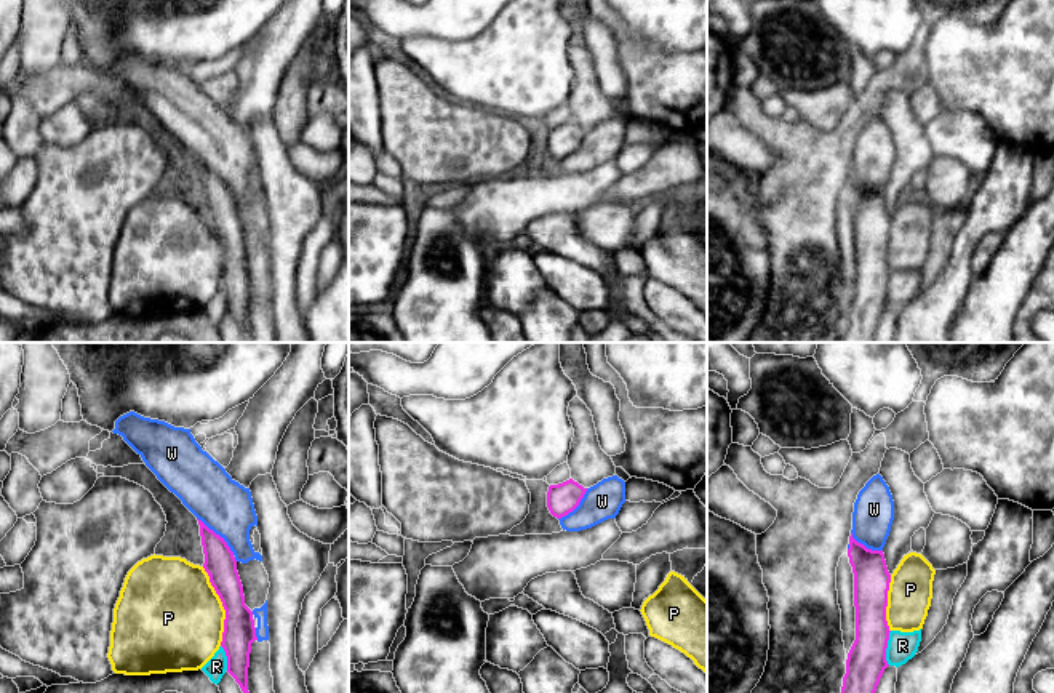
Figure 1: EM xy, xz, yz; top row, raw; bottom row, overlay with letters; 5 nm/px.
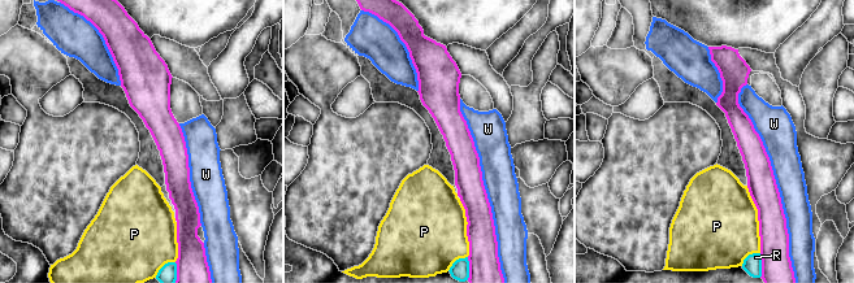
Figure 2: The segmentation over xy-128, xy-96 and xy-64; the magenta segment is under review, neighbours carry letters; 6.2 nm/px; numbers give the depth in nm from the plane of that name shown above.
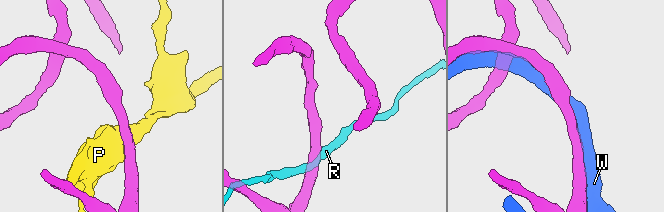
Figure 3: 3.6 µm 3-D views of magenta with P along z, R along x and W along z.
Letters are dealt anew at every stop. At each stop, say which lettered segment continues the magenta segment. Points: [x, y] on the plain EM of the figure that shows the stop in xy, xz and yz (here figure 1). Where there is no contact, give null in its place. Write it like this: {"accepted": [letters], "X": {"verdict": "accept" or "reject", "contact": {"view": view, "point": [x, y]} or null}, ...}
{"accepted": ["W"], "P": {"verdict": "reject", "contact": {"view": "xy", "point": [223, 247]}}, "R": {"verdict": "reject", "contact": {"view": "yz", "point": [886, 288]}}, "W": {"verdict": "accept", "contact": {"view": "xy", "point": [218, 176]}}}

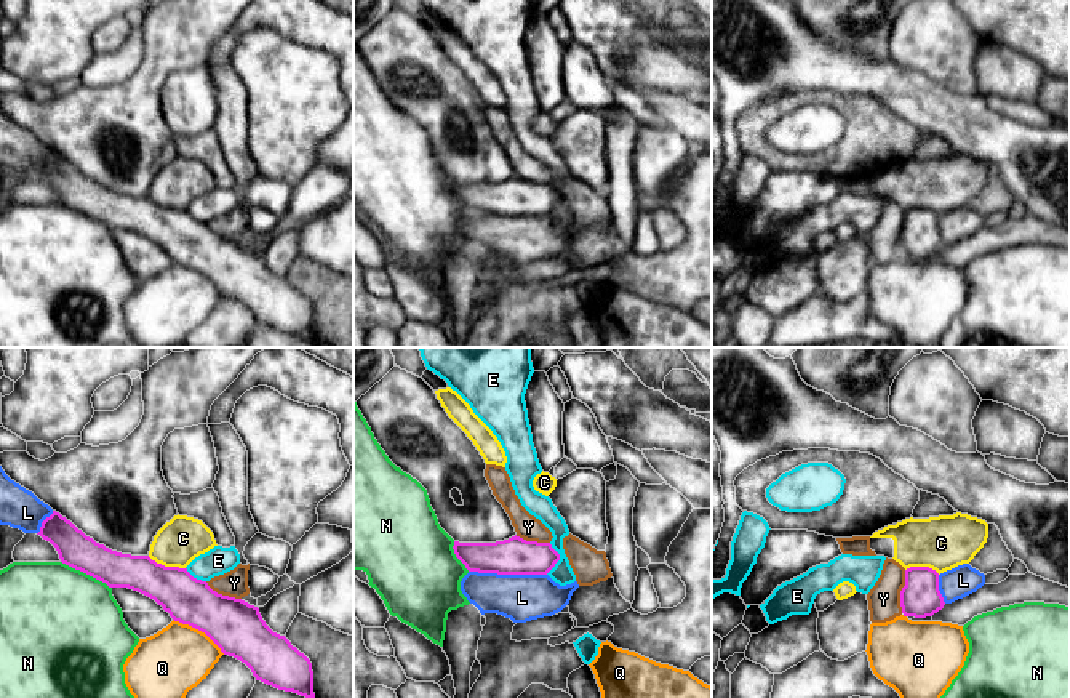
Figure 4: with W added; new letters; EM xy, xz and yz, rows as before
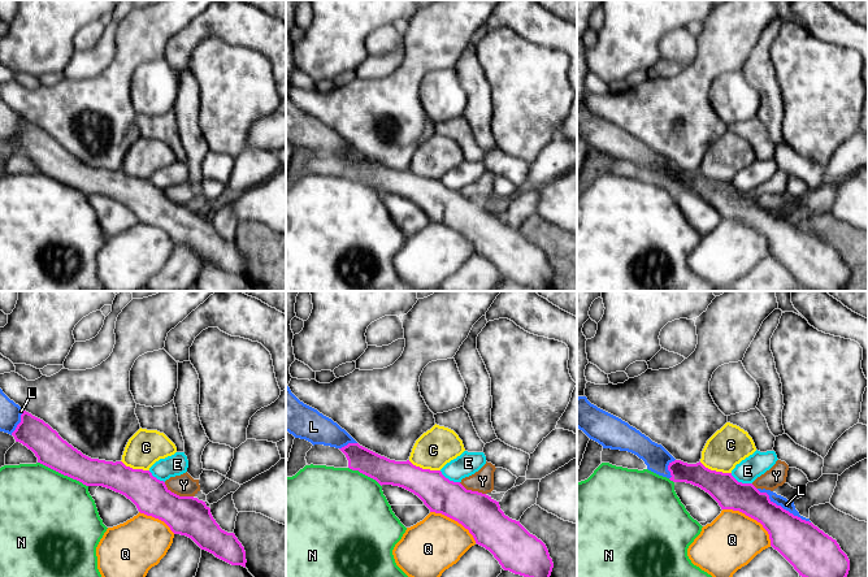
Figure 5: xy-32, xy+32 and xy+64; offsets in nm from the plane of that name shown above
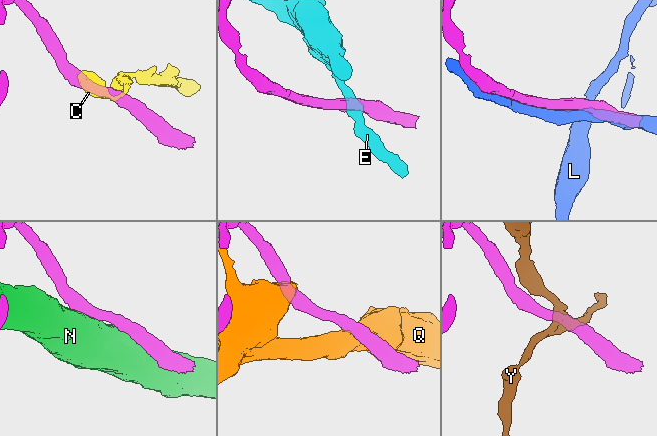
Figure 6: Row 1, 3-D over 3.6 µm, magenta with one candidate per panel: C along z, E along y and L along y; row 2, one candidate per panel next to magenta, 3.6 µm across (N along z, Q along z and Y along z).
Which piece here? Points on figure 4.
{"accepted": ["L"], "C": {"verdict": "reject", "contact": {"view": "xy", "point": [167, 208]}}, "E": {"verdict": "reject", "contact": {"view": "xz", "point": [558, 200]}}, "L": {"verdict": "accept", "contact": {"view": "xz", "point": [507, 215]}}, "N": {"verdict": "reject", "contact": {"view": "xy", "point": [87, 215]}}, "Q": {"verdict": "reject", "contact": {"view": "xy", "point": [199, 271]}}, "Y": {"verdict": "reject", "contact": {"view": "yz", "point": [901, 232]}}}

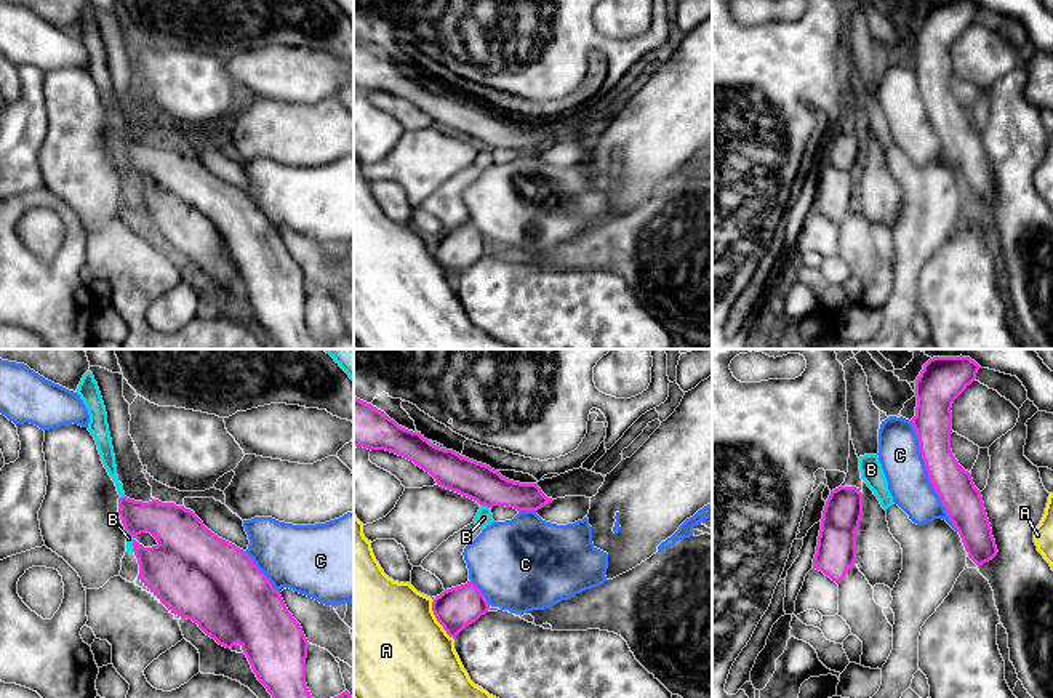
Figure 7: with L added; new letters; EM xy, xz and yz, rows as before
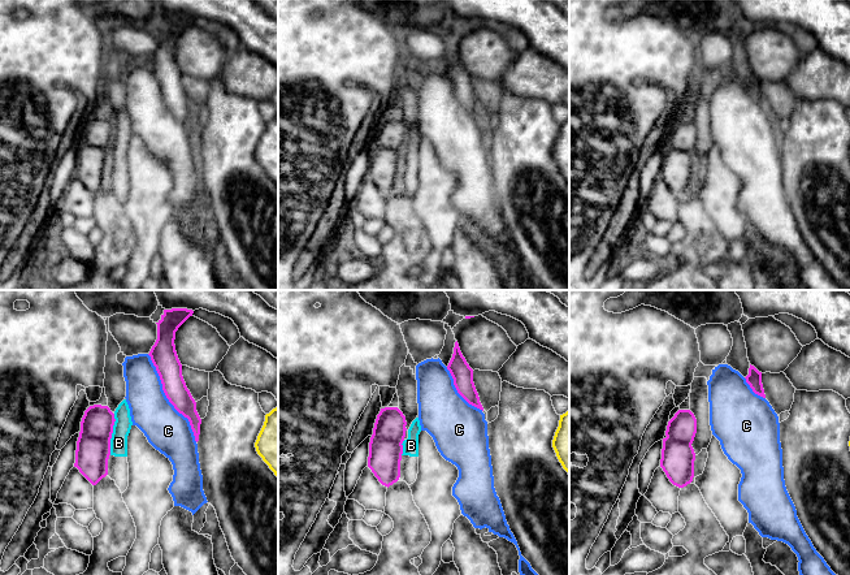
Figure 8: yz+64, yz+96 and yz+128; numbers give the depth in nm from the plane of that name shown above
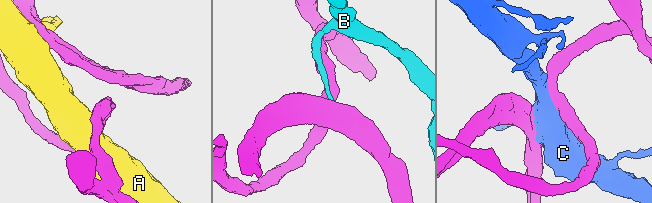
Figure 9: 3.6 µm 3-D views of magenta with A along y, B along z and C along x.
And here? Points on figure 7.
{"accepted": [], "A": {"verdict": "reject", "contact": {"view": "xz", "point": [437, 261]}}, "B": {"verdict": "reject", "contact": {"view": "xz", "point": [485, 146]}}, "C": {"verdict": "reject", "contact": {"view": "yz", "point": [928, 117]}}}

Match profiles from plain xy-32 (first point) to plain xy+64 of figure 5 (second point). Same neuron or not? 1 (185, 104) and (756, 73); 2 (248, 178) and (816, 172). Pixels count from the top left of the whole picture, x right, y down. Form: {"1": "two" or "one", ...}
{"1": "one", "2": "two"}

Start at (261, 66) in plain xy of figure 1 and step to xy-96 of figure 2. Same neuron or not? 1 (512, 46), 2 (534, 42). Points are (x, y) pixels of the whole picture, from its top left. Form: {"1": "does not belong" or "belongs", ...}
{"1": "belongs", "2": "does not belong"}

